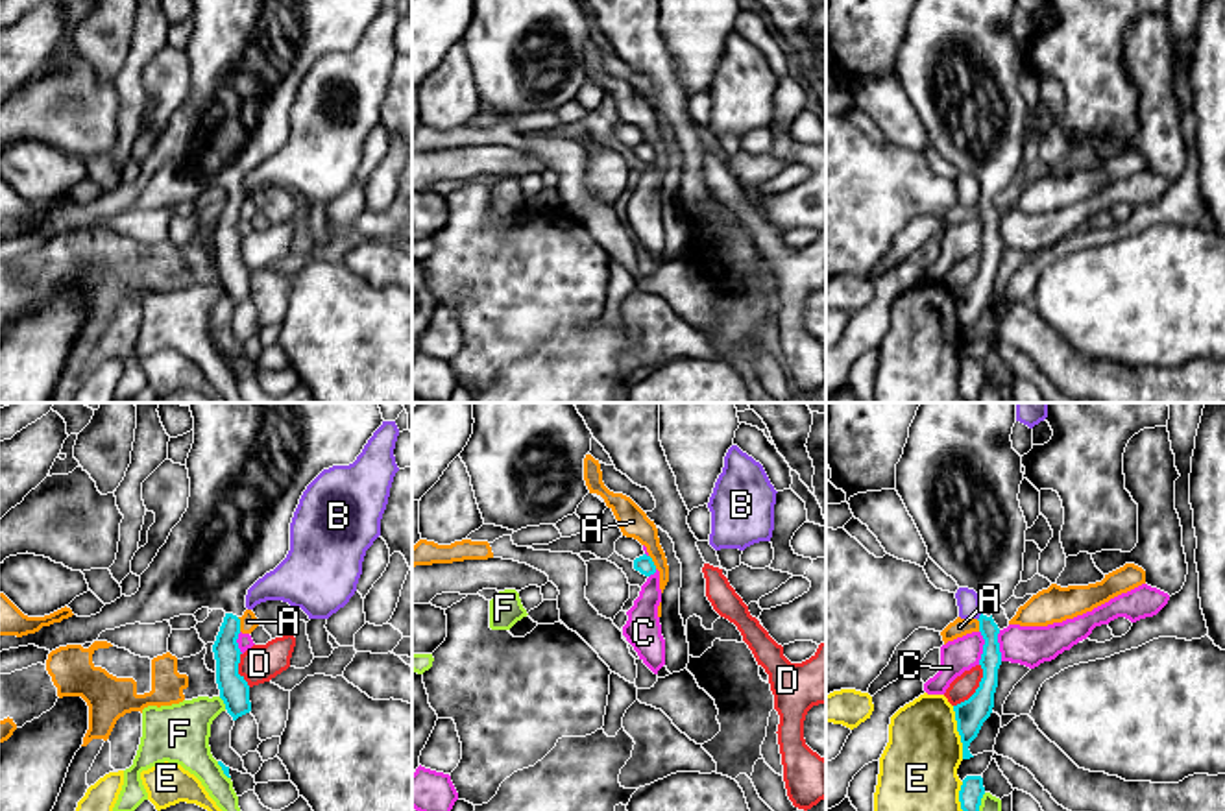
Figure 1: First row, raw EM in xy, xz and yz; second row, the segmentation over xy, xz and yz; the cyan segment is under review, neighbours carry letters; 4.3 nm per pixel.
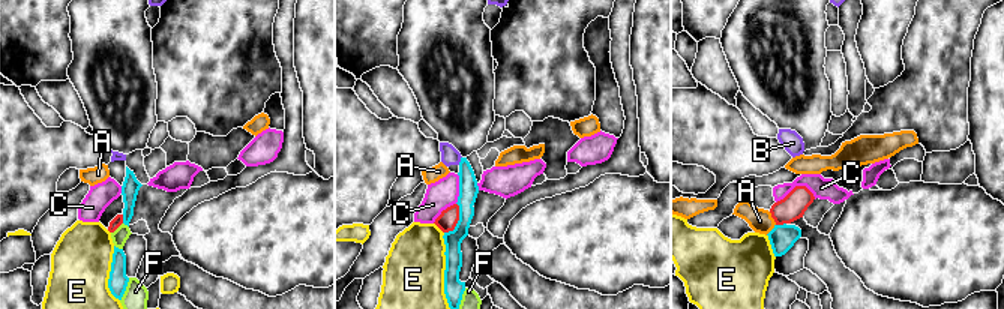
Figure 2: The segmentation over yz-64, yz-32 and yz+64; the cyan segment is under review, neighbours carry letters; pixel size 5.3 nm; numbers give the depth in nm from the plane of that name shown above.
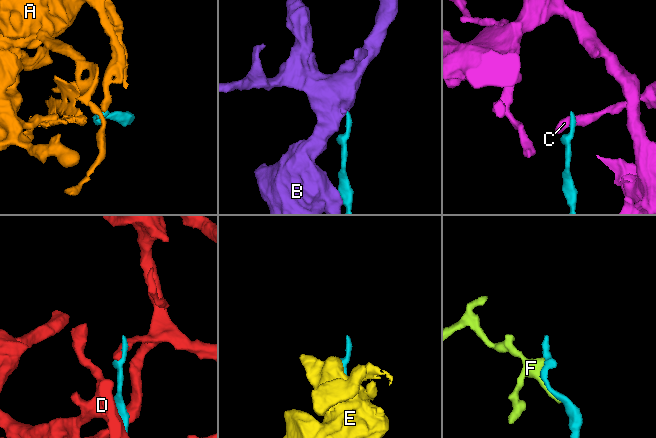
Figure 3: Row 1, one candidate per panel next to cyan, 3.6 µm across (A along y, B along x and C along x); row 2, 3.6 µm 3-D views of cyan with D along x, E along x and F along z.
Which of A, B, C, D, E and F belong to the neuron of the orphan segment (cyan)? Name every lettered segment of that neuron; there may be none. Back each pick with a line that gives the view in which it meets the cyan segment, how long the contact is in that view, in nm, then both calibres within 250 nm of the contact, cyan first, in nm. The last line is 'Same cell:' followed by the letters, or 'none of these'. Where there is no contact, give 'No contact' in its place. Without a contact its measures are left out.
Same cell: none of these

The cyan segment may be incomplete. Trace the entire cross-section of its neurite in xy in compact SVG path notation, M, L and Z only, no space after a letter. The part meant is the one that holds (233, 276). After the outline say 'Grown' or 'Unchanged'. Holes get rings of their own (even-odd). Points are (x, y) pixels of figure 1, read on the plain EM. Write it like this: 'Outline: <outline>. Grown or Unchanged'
Outline: M192 0L194 30L187 44L188 94L172 115L135 181L122 181L91 203L72 201L22 224L0 222L0 238L35 231L55 236L92 229L105 216L155 211L201 194L224 196L212 231L216 270L227 299L237 307L251 297L249 272L238 260L240 203L248 176L273 157L290 137L290 109L307 72L333 52L349 52L382 11L382 0Z. Grown

